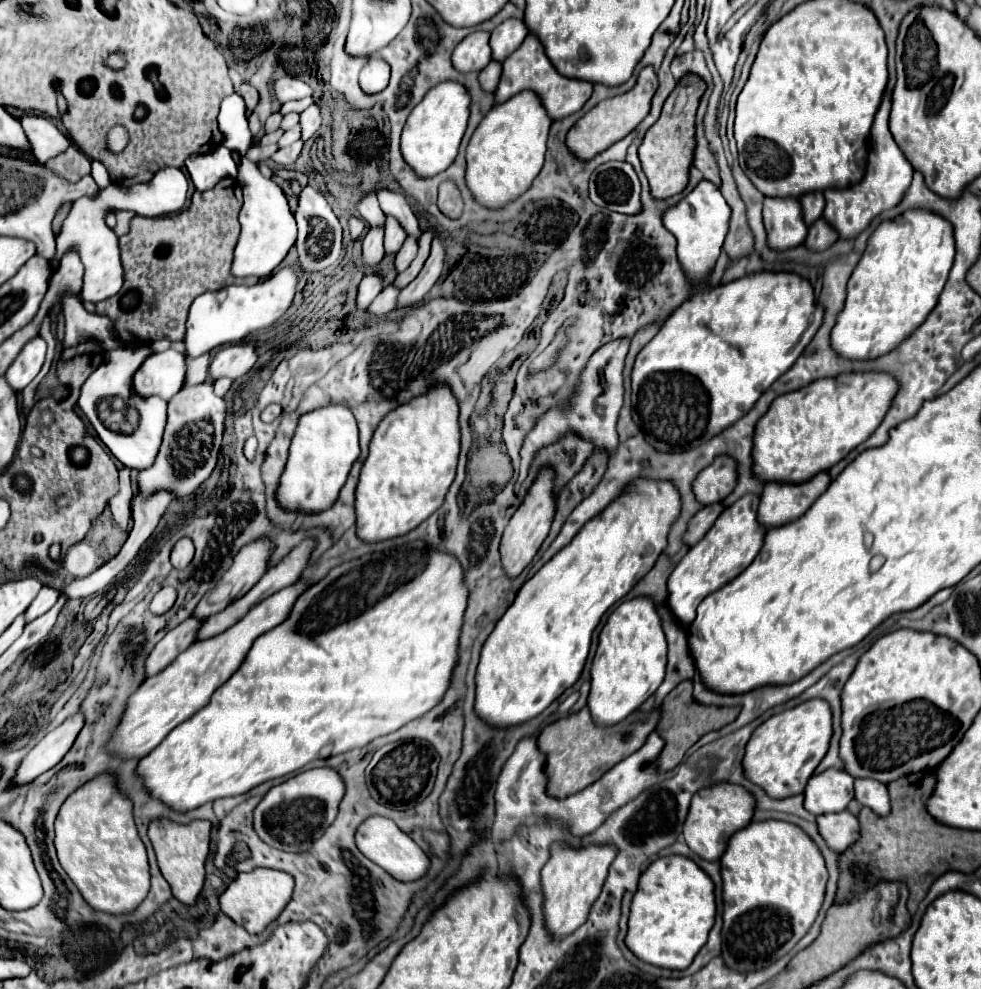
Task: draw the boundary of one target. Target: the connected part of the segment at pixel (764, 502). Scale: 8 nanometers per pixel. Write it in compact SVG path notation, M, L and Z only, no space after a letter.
M819 473L807 483L787 485L787 483L767 483L757 511L757 521L765 531L771 531L779 525L787 525L799 519L813 501L829 487L829 473Z

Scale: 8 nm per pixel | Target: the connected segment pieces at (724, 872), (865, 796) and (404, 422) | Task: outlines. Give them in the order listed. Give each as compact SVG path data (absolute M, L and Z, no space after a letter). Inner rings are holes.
M759 821L729 839L721 857L721 879L721 959L731 971L751 973L773 965L805 937L823 903L827 869L817 845L799 827L785 821Z
M855 781L855 799L879 817L887 817L889 813L887 785L879 781Z
M435 385L415 401L393 409L379 423L355 491L355 525L361 541L377 543L407 535L443 505L459 455L457 415L459 407L451 391Z

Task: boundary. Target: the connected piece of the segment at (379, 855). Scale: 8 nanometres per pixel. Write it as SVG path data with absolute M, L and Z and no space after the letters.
M373 815L367 819L367 829L357 829L355 834L355 843L363 855L369 855L369 861L379 861L379 867L385 869L393 879L401 883L417 881L427 875L429 871L429 857L423 853L423 849L401 831L397 825L393 825L391 819L383 819L379 815Z

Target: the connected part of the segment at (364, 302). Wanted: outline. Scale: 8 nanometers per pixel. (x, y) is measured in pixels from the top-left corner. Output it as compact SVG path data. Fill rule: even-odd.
M367 275L363 277L357 293L357 307L367 309L371 301L381 293L381 277L379 275Z

